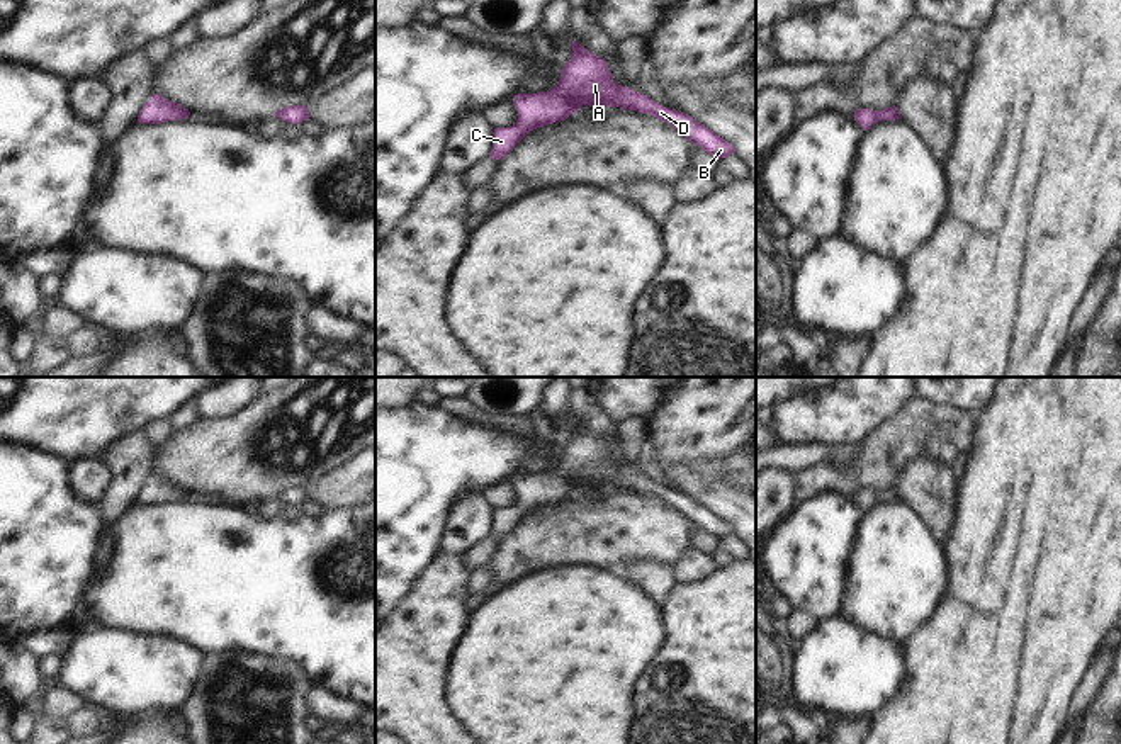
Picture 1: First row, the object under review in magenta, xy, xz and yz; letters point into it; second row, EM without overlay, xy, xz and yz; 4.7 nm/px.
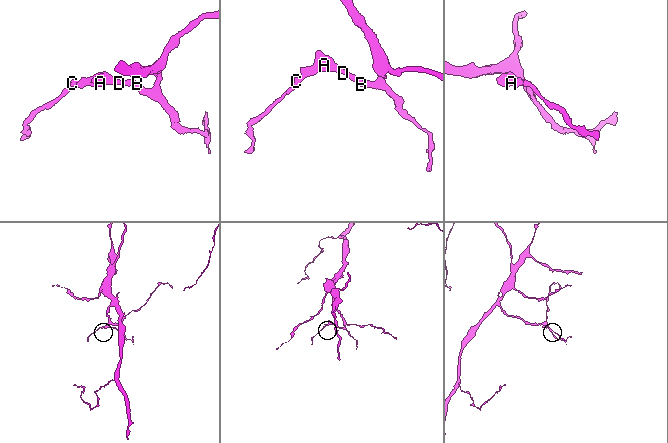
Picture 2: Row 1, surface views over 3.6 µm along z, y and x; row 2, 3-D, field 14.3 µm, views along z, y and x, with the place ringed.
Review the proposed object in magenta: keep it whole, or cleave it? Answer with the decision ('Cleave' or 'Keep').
Keep

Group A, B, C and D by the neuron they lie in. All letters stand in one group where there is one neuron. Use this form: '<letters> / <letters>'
A B C D

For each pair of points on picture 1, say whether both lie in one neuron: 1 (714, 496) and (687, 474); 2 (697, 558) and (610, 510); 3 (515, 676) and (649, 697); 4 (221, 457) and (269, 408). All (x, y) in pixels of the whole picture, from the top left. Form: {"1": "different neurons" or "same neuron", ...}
{"1": "same neuron", "2": "different neurons", "3": "different neurons", "4": "same neuron"}

